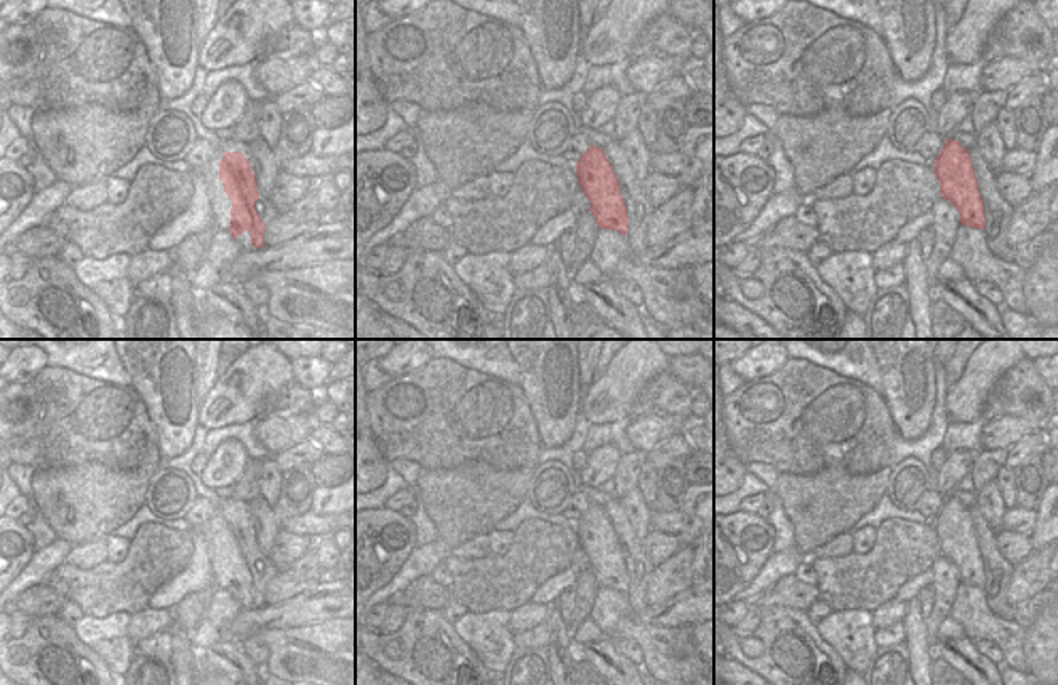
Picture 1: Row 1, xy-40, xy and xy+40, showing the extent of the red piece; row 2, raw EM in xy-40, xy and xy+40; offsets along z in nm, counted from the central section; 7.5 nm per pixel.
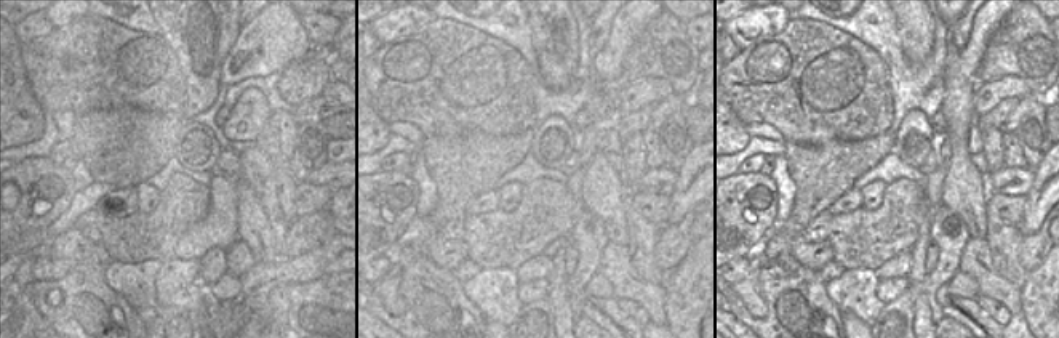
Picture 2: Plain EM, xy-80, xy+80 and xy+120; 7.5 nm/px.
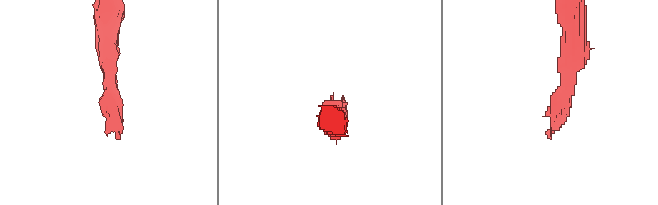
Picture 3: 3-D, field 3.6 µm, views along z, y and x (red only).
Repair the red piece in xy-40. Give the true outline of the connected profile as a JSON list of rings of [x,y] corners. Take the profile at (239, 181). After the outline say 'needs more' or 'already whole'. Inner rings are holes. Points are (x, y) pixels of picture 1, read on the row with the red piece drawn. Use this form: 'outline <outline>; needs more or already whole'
outline [[[226,152],[219,162],[219,179],[227,198],[211,198],[218,210],[218,229],[229,230],[243,250],[262,248],[264,221],[256,211],[258,181],[242,152]]]; needs more

